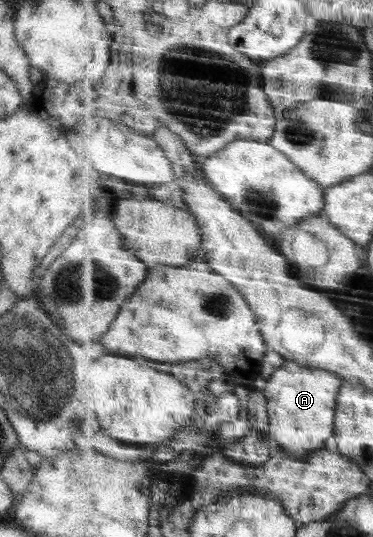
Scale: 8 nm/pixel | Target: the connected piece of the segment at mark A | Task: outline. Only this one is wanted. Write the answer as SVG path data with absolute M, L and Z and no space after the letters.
M286 360L268 379L265 393L272 418L271 437L277 449L298 458L326 450L327 441L336 435L338 397L346 379L323 368L309 368Z

